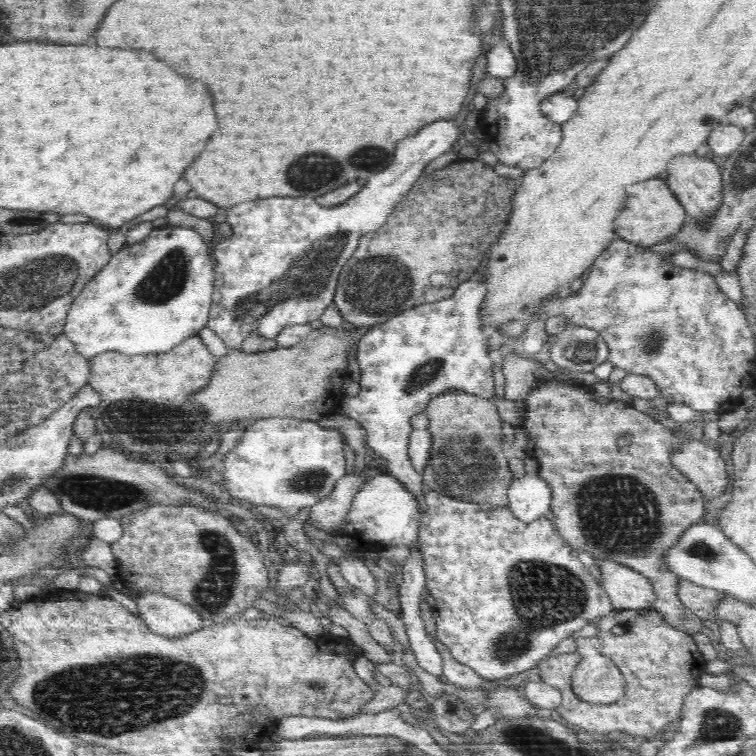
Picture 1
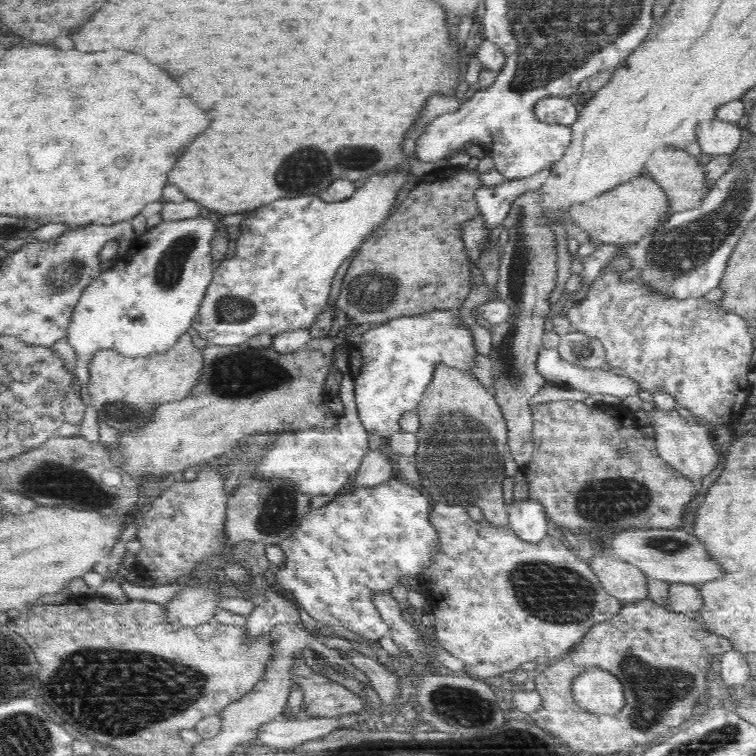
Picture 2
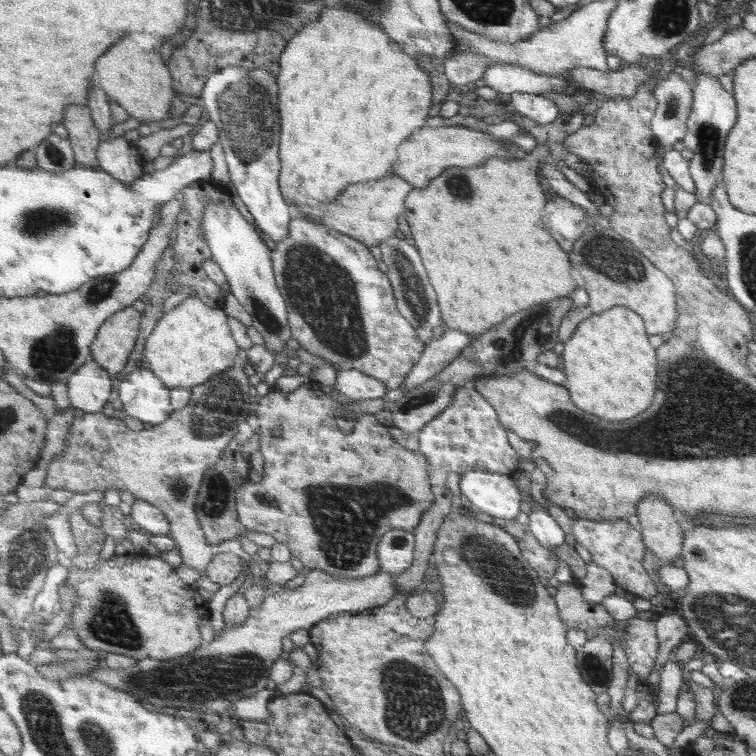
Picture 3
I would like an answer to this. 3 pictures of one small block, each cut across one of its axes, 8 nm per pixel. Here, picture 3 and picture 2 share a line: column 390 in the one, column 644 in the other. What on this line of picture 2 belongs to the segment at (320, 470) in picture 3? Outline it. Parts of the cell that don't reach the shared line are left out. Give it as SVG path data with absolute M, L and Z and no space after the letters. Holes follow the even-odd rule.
M548 401L546 404L541 403L534 405L532 408L532 428L534 428L532 442L534 448L532 452L532 458L530 462L522 469L525 475L525 480L528 484L528 497L535 500L538 504L542 505L545 515L556 523L556 525L564 528L568 528L575 536L579 538L586 536L589 541L596 541L596 544L602 544L604 541L611 540L612 537L616 536L616 532L626 532L627 530L646 530L655 528L665 529L678 529L683 526L682 524L682 512L685 508L694 506L698 501L699 484L695 483L692 479L686 478L680 474L676 469L672 468L666 462L656 450L655 447L655 436L646 437L642 435L642 428L637 424L633 412L626 407L626 412L622 412L622 408L612 408L610 412L602 410L602 408L588 407L582 401L566 401L564 402L552 402ZM584 428L584 432L580 432ZM616 444L625 446L626 452L618 452Z

